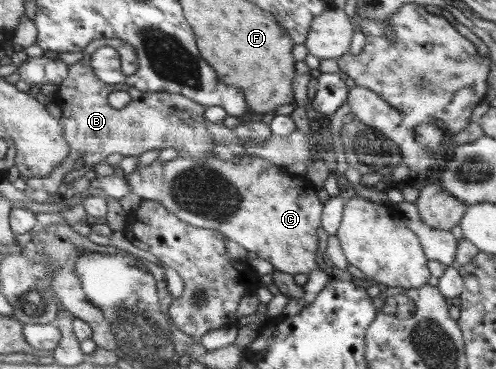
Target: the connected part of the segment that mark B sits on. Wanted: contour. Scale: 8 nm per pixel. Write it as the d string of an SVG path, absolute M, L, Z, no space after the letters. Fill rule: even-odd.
M103 38L98 39L97 42L91 42L88 46L85 46L85 49L82 51L83 58L80 62L77 62L73 65L68 65L68 77L65 78L65 81L62 81L60 84L60 89L57 91L57 104L62 108L62 111L64 112L62 115L62 123L65 125L65 135L68 136L69 140L69 147L72 147L73 155L69 155L67 161L61 165L61 167L56 168L55 173L49 175L49 177L39 177L39 178L29 178L27 183L30 187L37 189L43 189L46 190L49 193L57 193L59 189L61 189L61 185L63 185L63 179L67 173L70 171L73 171L74 164L77 159L83 158L83 165L93 165L96 163L101 163L101 161L104 161L106 157L109 157L109 155L113 155L113 153L120 153L123 156L140 156L142 153L145 153L145 151L160 151L161 149L169 149L169 147L173 147L173 149L177 150L178 157L213 157L214 152L213 149L215 149L215 141L213 140L213 135L207 130L207 125L205 124L205 109L206 105L202 103L197 103L196 100L189 99L188 96L183 97L181 94L170 94L165 91L155 91L155 92L149 92L149 91L141 91L140 88L131 87L125 83L119 83L119 84L111 84L105 83L100 80L100 78L95 74L95 72L92 70L92 55L96 53L96 49L99 47L100 44L105 44L109 47L113 47L113 49L117 50L117 53L120 55L120 65L121 65L121 71L125 73L125 75L131 75L132 73L135 73L137 71L137 67L139 67L139 64L137 64L137 52L135 52L135 47L133 45L129 44L127 41L123 41L123 39L119 38ZM117 90L125 90L130 95L130 102L125 105L125 107L122 107L121 109L115 109L109 102L108 97L109 94L113 93Z

